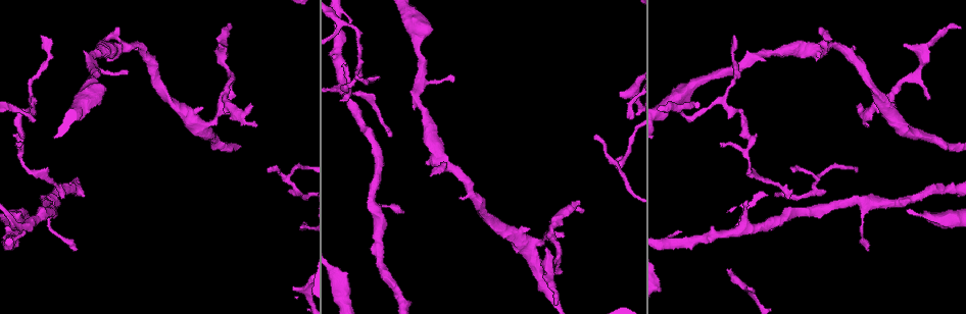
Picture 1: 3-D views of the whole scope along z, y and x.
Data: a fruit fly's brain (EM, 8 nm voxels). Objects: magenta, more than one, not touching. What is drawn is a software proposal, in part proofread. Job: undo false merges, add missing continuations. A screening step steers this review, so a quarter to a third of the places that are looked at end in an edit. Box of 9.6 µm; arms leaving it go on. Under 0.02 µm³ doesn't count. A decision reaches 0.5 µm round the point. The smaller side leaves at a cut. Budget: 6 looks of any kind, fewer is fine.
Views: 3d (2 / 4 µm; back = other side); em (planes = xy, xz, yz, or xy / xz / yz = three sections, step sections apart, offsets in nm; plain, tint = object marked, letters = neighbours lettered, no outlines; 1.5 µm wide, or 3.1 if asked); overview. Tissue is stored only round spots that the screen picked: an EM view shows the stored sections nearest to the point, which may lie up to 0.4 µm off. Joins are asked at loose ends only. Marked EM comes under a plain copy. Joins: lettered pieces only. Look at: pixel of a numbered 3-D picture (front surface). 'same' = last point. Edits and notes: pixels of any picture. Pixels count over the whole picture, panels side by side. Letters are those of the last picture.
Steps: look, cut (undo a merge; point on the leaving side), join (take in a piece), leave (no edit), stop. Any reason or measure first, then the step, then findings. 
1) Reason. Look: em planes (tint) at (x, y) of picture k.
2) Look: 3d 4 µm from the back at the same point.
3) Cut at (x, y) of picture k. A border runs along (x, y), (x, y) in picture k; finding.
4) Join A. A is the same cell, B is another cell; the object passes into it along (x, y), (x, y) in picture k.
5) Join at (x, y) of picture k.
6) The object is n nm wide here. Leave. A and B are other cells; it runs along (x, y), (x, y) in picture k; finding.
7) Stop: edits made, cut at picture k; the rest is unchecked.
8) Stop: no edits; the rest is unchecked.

Look: 3d 4 µm from the back at (820, 192) of picture 1.

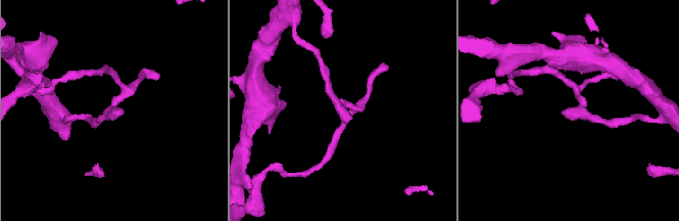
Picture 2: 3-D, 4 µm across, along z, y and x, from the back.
Look: em yz step 8 (tint) at (341, 109) of picture 2.

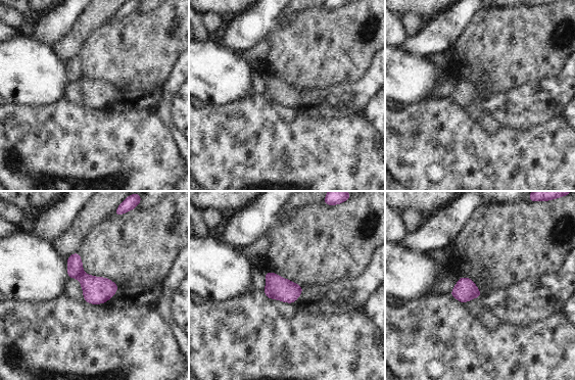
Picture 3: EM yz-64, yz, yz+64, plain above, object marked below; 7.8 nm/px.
See the neighbours. Look: em yz step 8 (letters) at the same point.

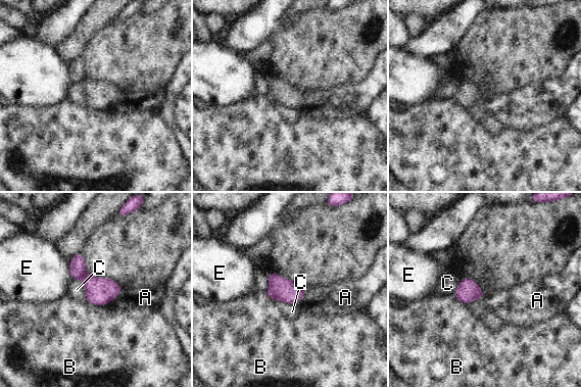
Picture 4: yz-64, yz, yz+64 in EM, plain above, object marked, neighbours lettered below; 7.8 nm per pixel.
Cut at (78, 268) of picture 4. A, B, C and E are other cells; a border runs along (84, 275), (81, 279) in picture 4; two neurons meet here.

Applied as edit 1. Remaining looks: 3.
Redraw. Look: overview.

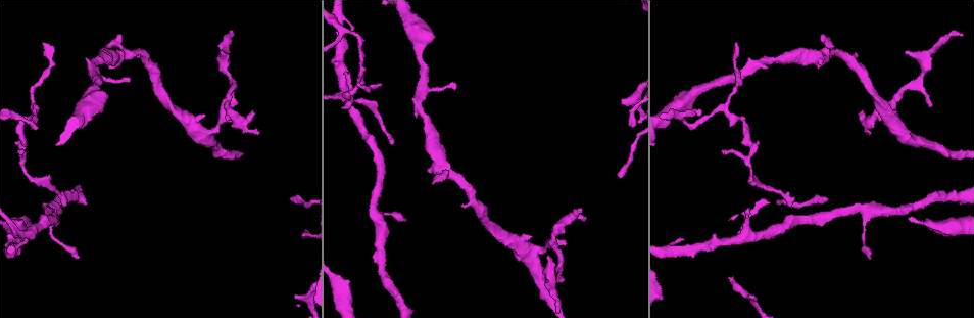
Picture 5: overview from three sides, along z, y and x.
Look: em planes (tint) at (13, 117) of picture 5.

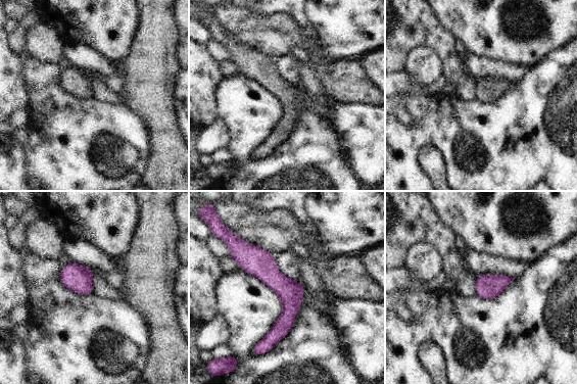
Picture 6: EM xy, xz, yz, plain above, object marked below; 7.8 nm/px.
See the neighbours. Look: em planes (letters) at the same point.

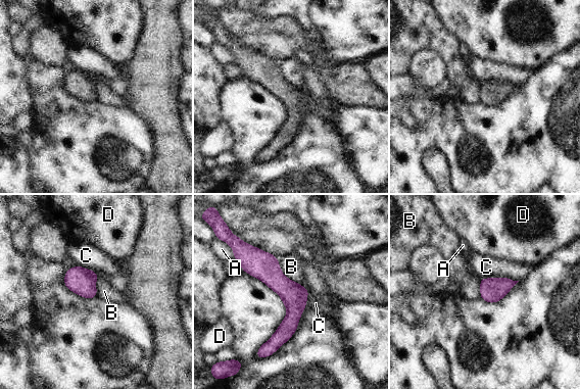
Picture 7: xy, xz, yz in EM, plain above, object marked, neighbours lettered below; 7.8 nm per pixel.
The object is 190 nm wide here. Leave. A, B, C and D are other cells; it runs along (251, 248), (292, 295), (273, 349) in picture 7; one neuron here.

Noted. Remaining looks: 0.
Stop: edits made, cut at picture 4; the rest is unchecked.

